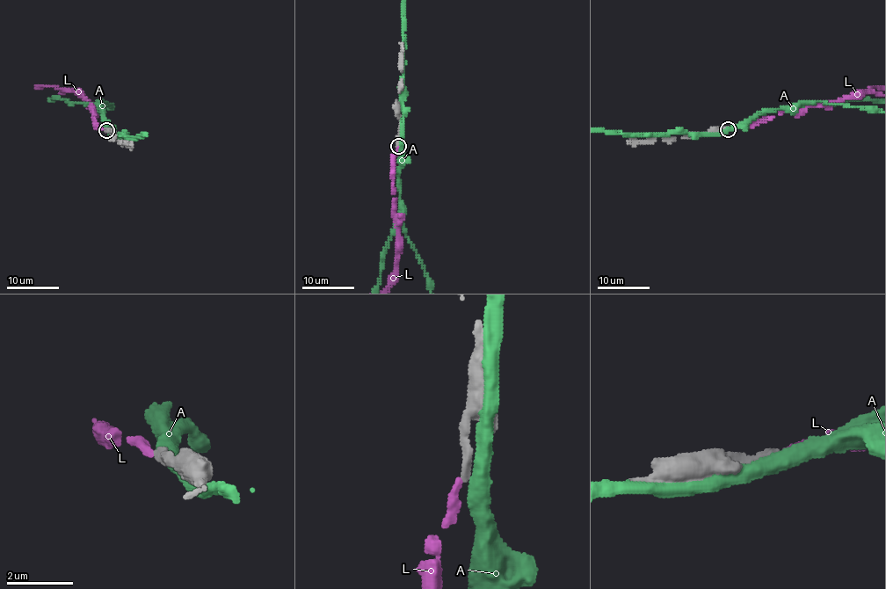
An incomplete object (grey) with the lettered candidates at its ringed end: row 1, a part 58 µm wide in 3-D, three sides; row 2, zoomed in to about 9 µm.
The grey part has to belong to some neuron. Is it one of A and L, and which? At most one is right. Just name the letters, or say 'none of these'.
L

